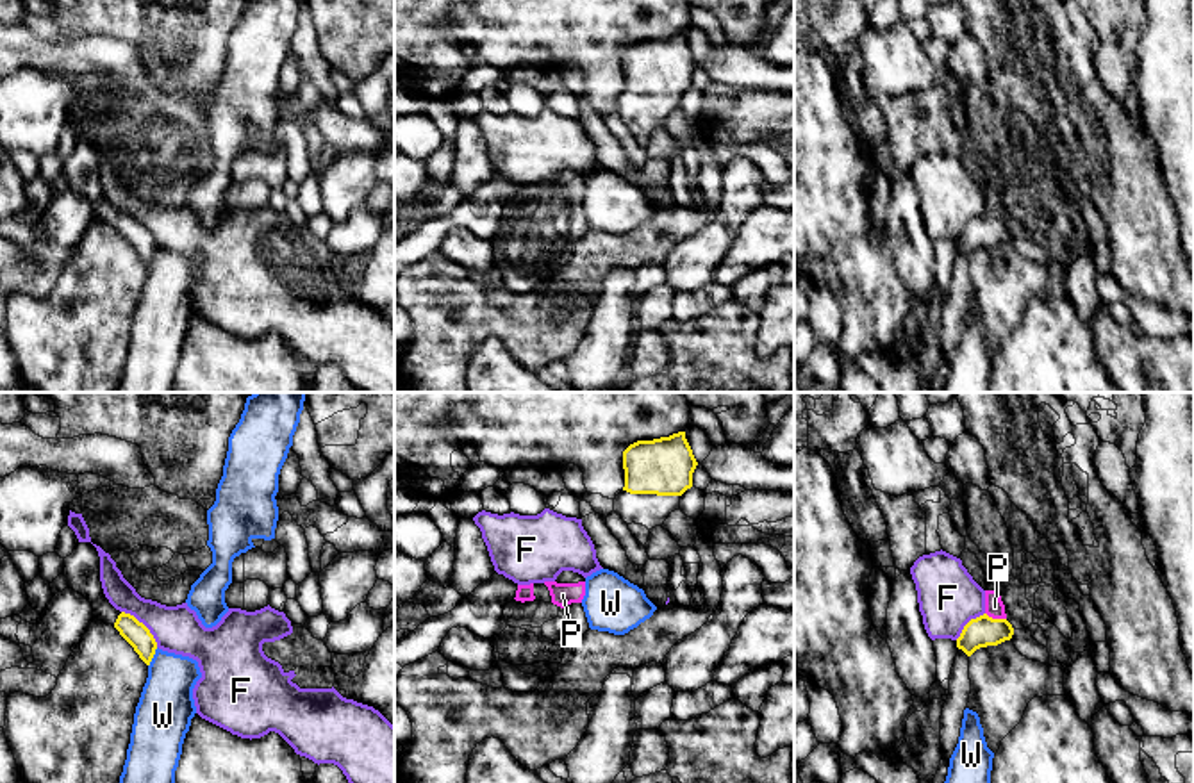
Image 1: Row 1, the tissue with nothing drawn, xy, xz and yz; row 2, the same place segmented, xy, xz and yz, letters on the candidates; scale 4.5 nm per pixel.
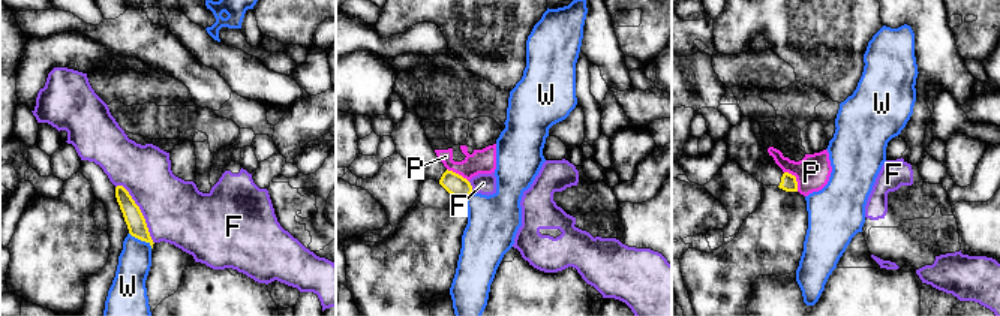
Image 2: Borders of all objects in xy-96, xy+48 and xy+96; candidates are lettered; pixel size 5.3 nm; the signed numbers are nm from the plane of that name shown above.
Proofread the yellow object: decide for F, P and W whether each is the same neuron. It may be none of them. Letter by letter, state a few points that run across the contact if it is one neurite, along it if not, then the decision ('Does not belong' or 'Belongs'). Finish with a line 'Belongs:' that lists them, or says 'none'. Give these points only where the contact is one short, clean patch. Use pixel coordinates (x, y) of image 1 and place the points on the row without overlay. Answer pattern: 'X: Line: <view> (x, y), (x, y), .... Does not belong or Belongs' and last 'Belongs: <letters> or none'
F: Does not belong
P: Line: yz (986, 213), (996, 220), (1005, 220). Does not belong
W: Does not belong
Belongs: none

